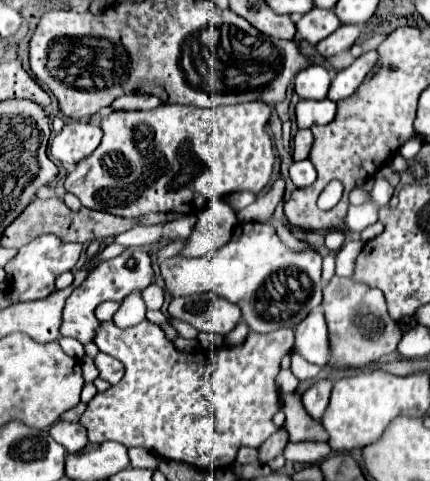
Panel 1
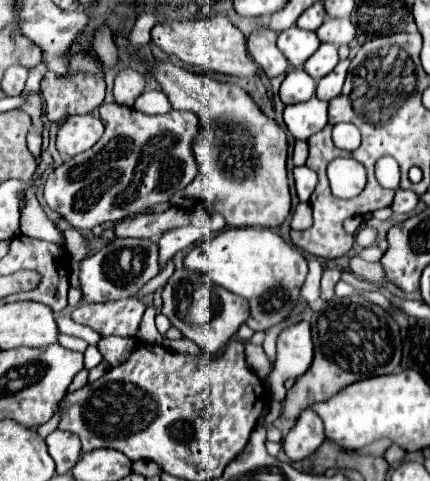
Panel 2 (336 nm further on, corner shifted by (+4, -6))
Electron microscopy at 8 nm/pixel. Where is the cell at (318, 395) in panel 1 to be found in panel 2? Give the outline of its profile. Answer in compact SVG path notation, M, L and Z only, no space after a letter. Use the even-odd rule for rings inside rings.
M304 410L298 416L294 428L284 436L282 450L286 452L290 462L300 462L308 458L324 440L326 436L324 436L322 420L318 418L318 414Z

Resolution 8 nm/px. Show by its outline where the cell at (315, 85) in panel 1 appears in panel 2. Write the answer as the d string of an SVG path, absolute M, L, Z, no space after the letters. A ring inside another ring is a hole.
M294 68L286 74L282 86L280 86L280 100L284 104L298 104L306 102L314 96L316 90L316 80L310 78L302 68Z

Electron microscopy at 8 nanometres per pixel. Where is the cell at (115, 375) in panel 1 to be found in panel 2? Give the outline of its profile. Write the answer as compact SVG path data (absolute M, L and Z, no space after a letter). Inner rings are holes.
M106 336L98 342L98 348L110 366L120 366L136 348L136 340L122 336Z

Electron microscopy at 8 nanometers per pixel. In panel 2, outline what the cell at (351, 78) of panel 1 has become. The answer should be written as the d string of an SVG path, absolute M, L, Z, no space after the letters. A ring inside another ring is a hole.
M342 60L338 62L338 66L328 74L324 76L320 82L318 82L318 88L316 88L316 96L320 100L332 100L340 94L342 90L342 84L344 84L344 78L346 78L346 70L348 70L348 64L350 60Z

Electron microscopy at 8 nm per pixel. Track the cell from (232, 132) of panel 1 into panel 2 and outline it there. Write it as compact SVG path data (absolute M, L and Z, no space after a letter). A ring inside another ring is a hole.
M116 102L102 104L98 110L100 120L106 124L102 138L84 154L78 154L66 160L60 168L54 168L44 184L44 200L48 202L48 206L78 230L92 230L102 222L122 220L128 214L134 214L152 204L170 202L174 192L182 190L194 180L192 140L198 132L198 118L192 112L172 110L166 114L148 116Z

